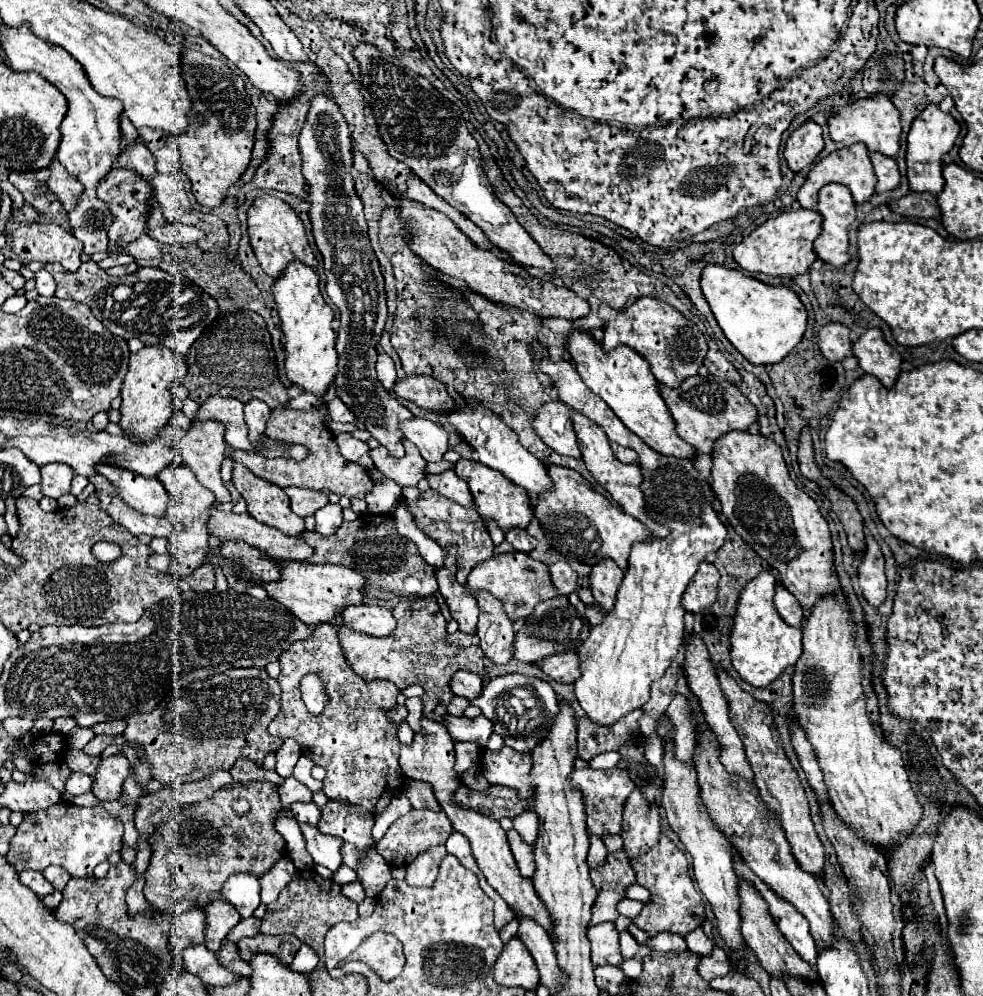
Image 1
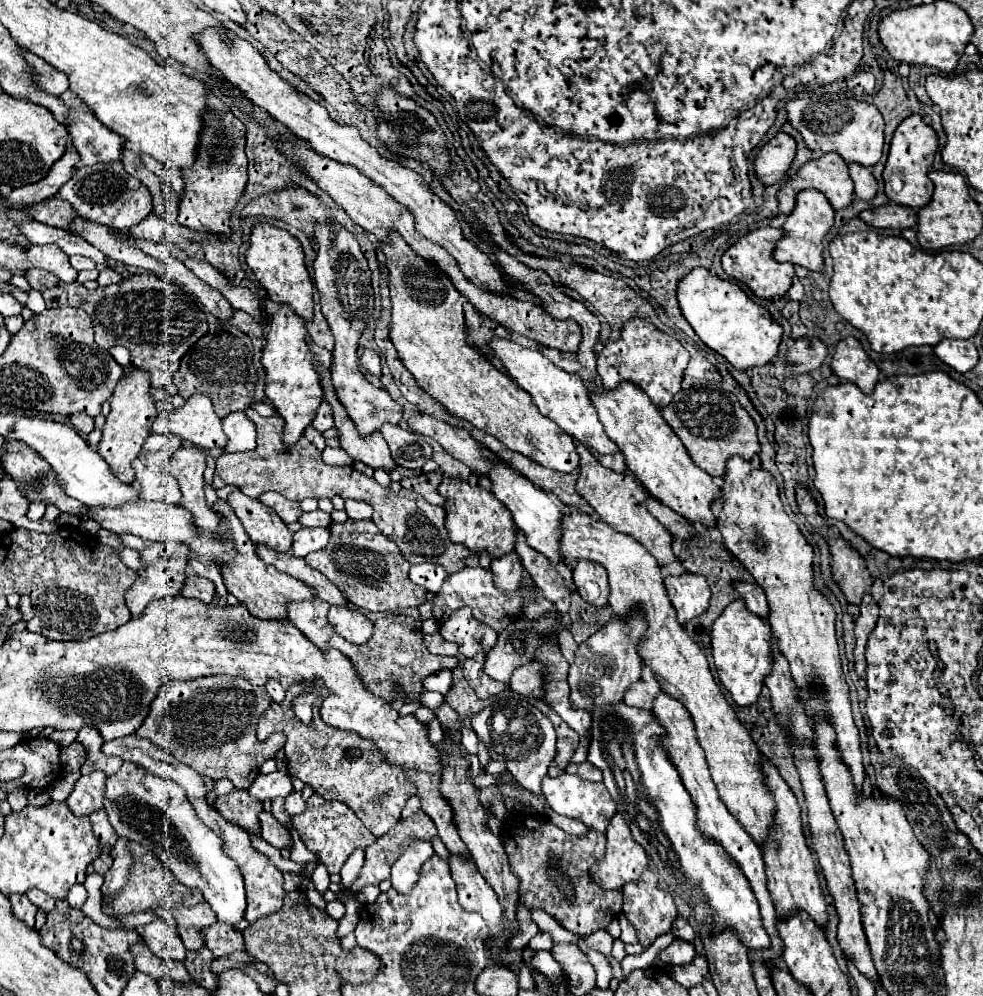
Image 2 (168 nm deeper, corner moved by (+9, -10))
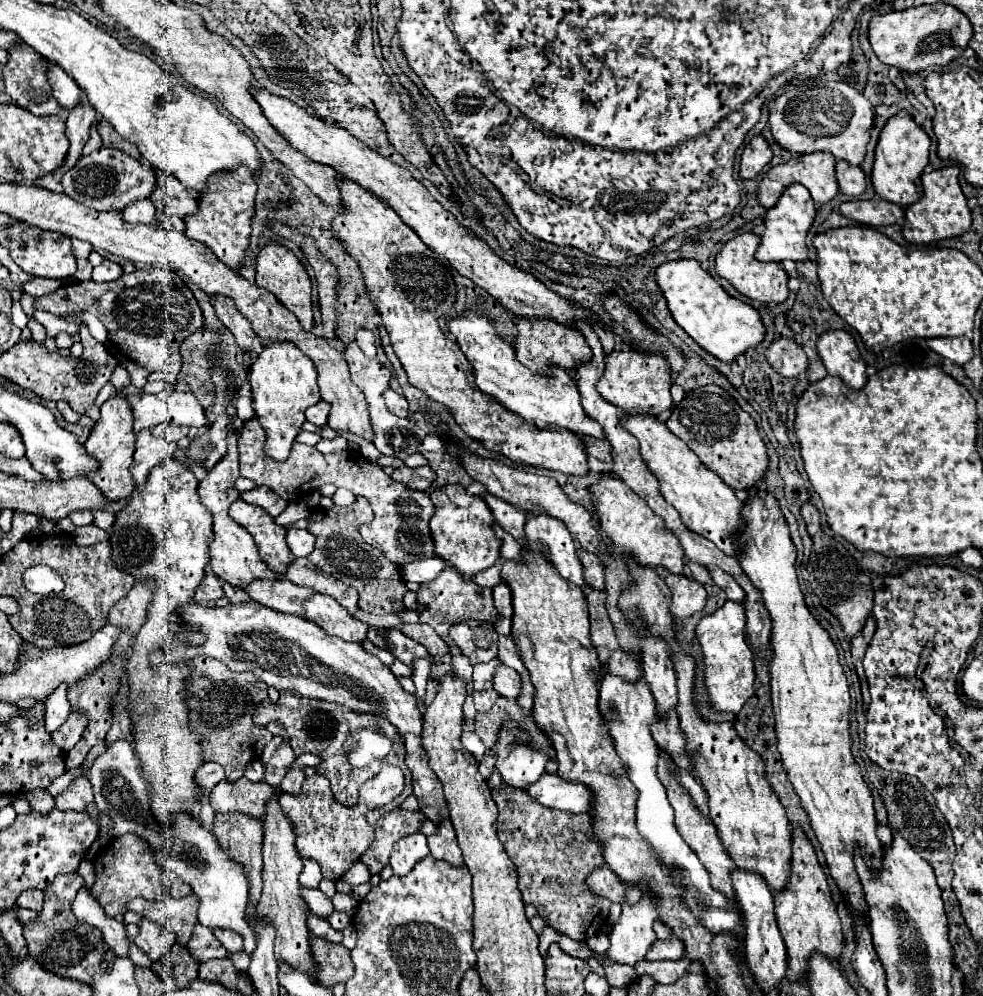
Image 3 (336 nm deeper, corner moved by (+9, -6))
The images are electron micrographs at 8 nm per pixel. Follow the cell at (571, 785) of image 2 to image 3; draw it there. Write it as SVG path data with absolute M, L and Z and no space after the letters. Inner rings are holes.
M549 773L541 775L539 781L525 789L525 793L543 807L561 809L569 813L589 813L593 801L593 795L585 785L565 781Z

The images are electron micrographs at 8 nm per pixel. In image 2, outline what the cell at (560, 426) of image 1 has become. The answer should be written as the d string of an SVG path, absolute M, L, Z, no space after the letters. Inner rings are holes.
M391 235L389 243L381 245L385 253L385 263L389 269L389 289L391 289L391 341L403 361L403 365L415 375L419 387L423 387L431 397L435 397L441 405L447 407L457 417L467 419L475 427L495 435L499 441L503 441L509 449L527 455L529 459L537 461L543 467L563 471L563 473L573 473L579 465L579 455L575 451L573 439L565 433L559 431L559 427L543 417L539 409L531 403L531 395L523 391L517 383L513 383L507 375L499 373L483 355L469 345L467 337L467 327L465 327L465 317L463 317L463 295L453 287L449 277L439 271L435 265L425 261L421 255L417 255L399 235Z

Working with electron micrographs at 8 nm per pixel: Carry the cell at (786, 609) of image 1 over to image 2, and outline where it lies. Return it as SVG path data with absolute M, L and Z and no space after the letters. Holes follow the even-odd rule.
M749 581L749 583L737 583L735 589L739 591L739 595L743 597L745 595L745 603L747 603L747 609L755 615L759 615L761 619L769 619L769 603L767 603L767 597L765 597L765 591Z

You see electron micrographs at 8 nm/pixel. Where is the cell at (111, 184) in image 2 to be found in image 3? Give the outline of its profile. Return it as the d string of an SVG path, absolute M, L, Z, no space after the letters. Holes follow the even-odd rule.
M105 147L93 151L91 155L83 155L77 165L63 175L61 183L71 199L95 211L121 211L131 201L145 199L151 195L155 187L155 169L143 165L137 159L131 159L131 155L119 149Z

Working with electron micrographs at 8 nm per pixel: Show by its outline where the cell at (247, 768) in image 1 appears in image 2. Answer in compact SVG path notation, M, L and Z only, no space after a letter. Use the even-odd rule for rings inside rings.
M235 787L231 793L217 797L215 807L229 823L259 835L259 811L263 811L263 803L251 797L247 789Z

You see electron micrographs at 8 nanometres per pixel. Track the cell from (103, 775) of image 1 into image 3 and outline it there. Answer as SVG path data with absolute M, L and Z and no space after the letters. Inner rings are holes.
M75 777L69 789L55 797L55 809L59 811L83 811L89 803L93 803L93 791L87 777Z

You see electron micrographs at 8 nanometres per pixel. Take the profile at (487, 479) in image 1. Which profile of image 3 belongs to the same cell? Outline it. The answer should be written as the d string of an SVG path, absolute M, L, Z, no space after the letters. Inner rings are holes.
M461 485L437 487L431 493L435 513L431 517L431 537L435 543L435 555L455 567L465 579L473 579L479 571L495 565L499 559L501 541L495 537L491 523L495 521L487 503L477 495L469 495Z

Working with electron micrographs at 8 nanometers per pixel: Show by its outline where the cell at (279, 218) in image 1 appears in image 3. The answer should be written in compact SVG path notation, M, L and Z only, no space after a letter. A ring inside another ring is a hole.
M271 243L265 249L259 251L257 257L257 281L259 287L271 291L279 303L283 303L295 317L299 319L303 331L313 329L313 311L311 311L311 281L305 271L305 267L299 263L299 259L285 247Z

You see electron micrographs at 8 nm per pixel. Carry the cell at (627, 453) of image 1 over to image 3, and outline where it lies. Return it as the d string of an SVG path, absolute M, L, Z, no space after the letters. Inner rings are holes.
M583 437L583 441L585 441L585 449L587 449L587 453L591 457L597 457L601 461L613 461L611 447L609 447L607 441L603 441L603 439L591 439L591 437Z

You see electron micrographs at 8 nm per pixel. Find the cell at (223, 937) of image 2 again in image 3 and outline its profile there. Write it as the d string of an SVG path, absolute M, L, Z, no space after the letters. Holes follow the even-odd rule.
M199 923L195 925L195 931L187 943L187 949L191 951L191 957L195 957L199 963L227 957L225 947L215 939L213 931L209 927L199 925Z

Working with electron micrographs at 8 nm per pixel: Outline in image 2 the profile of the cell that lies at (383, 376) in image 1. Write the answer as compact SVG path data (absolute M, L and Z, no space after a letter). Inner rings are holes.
M365 349L365 351L361 353L361 365L367 369L369 375L381 377L381 359L379 359L379 355L377 355L375 351Z

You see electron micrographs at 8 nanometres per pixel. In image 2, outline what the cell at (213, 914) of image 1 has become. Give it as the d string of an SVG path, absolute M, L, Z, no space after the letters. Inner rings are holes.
M199 903L195 907L159 907L155 913L165 921L177 921L177 929L187 951L199 951L203 947L203 927L217 923L215 913L207 903Z

